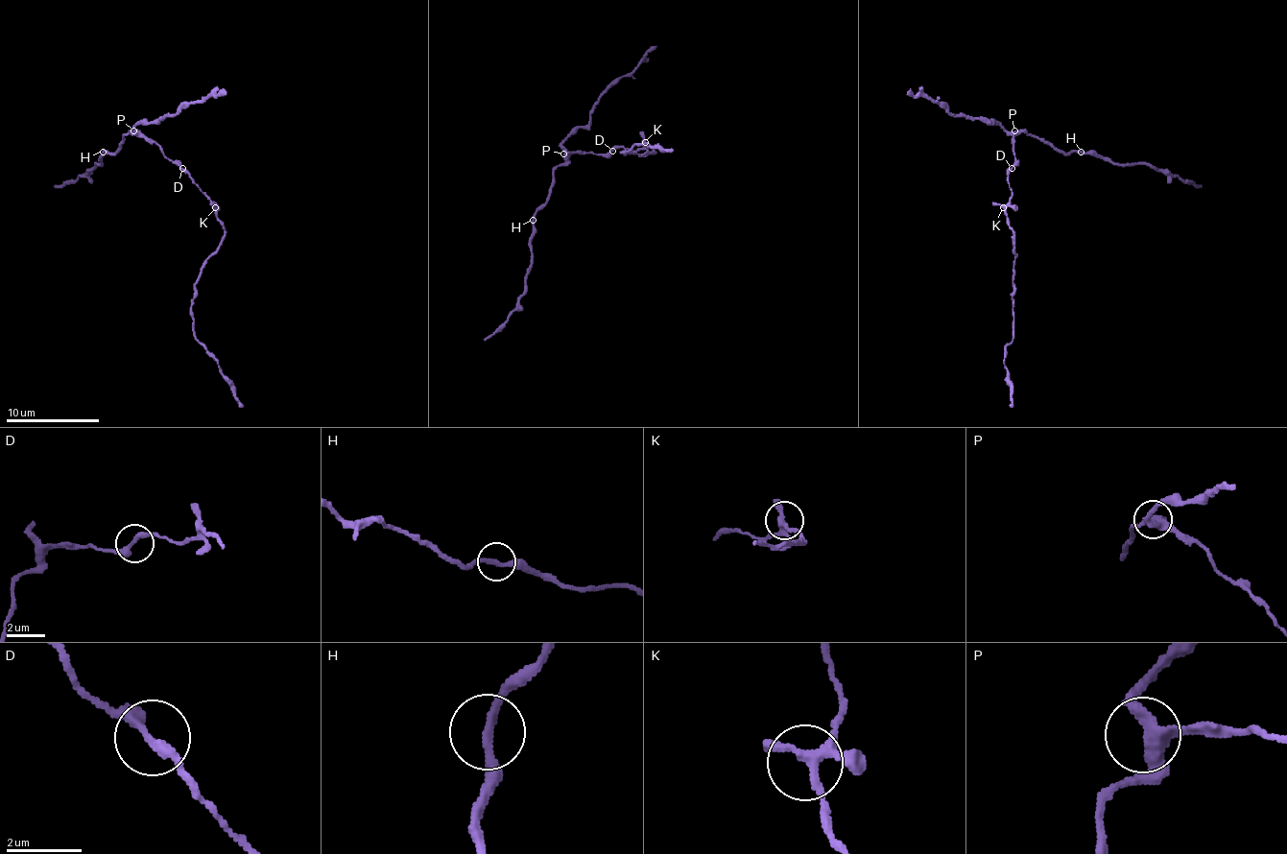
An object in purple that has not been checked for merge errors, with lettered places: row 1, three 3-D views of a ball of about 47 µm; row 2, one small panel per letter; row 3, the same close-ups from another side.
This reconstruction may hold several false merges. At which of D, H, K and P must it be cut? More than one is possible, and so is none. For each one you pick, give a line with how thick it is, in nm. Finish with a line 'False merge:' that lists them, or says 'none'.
False merge: none

